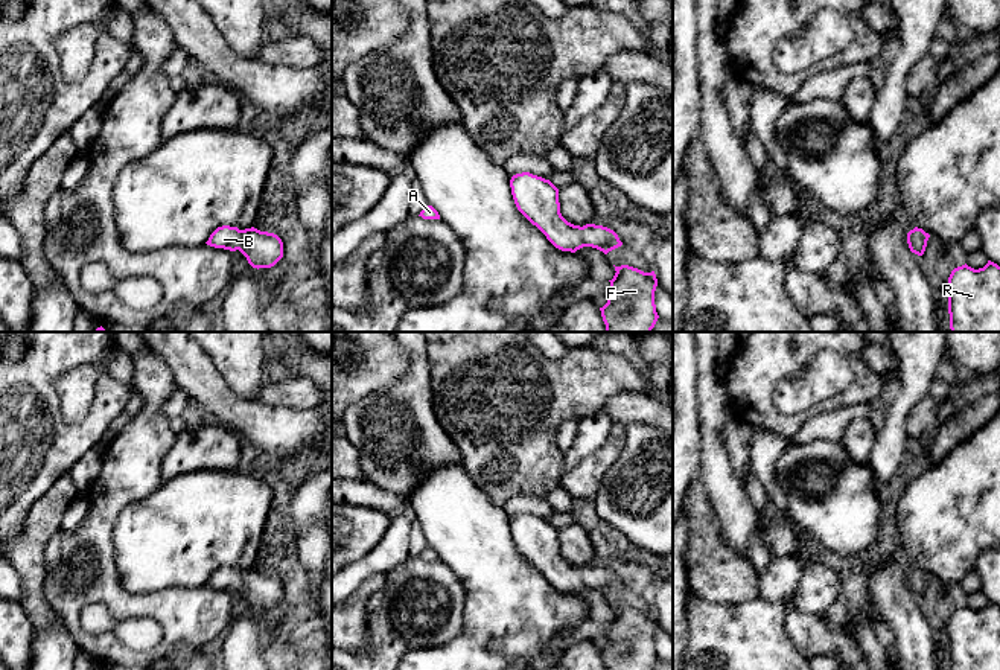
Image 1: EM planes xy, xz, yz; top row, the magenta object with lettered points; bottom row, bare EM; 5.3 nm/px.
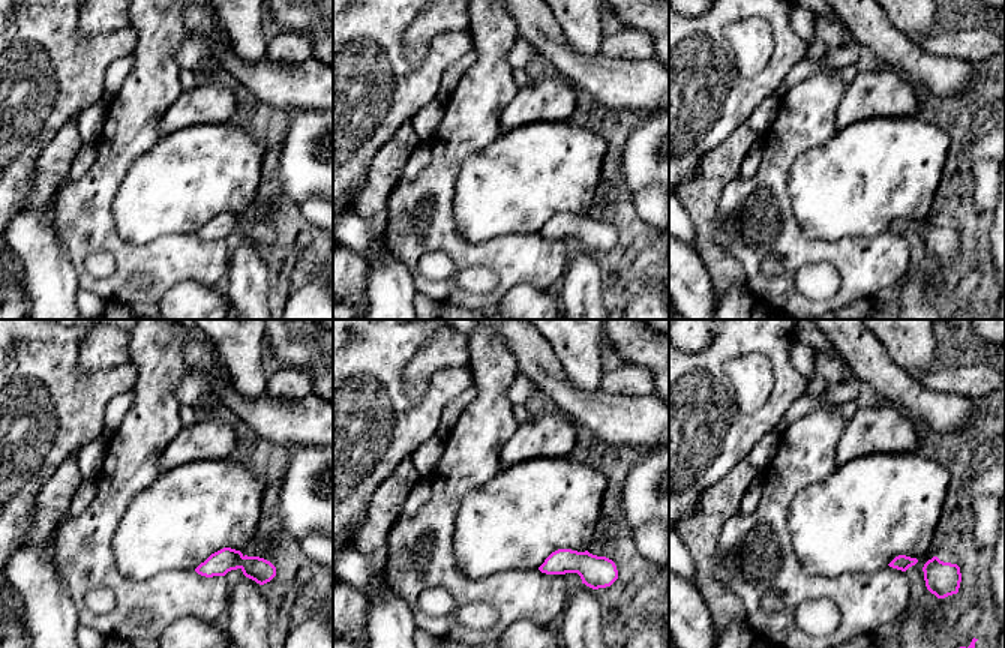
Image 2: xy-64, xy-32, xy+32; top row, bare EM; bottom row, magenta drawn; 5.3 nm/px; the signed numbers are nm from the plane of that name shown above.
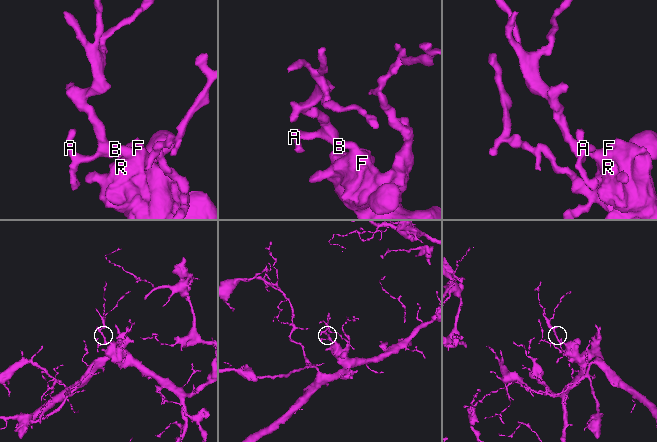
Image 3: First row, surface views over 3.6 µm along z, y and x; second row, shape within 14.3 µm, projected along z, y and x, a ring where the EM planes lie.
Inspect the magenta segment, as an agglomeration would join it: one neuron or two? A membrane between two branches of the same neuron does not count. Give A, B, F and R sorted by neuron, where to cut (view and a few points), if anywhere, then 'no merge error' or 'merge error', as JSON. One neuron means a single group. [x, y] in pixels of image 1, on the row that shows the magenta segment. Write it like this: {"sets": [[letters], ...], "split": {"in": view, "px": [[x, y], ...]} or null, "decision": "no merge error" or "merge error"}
{"sets": [["A", "B", "F", "R"]], "split": null, "decision": "no merge error"}

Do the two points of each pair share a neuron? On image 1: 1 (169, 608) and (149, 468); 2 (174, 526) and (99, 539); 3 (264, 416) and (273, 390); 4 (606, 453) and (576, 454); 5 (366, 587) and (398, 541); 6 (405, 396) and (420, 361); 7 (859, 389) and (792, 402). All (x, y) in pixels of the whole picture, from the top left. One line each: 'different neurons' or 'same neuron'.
1: same neuron
2: different neurons
3: different neurons
4: different neurons
5: different neurons
6: same neuron
7: different neurons

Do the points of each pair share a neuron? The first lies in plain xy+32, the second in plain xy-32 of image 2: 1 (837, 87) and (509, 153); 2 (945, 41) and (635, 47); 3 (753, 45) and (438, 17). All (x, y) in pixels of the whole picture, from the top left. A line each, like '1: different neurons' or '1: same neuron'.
1: different neurons
2: same neuron
3: same neuron

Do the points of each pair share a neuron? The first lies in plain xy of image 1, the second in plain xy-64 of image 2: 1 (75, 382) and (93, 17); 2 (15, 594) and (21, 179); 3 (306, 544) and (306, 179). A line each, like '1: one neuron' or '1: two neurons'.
1: one neuron
2: two neurons
3: two neurons

